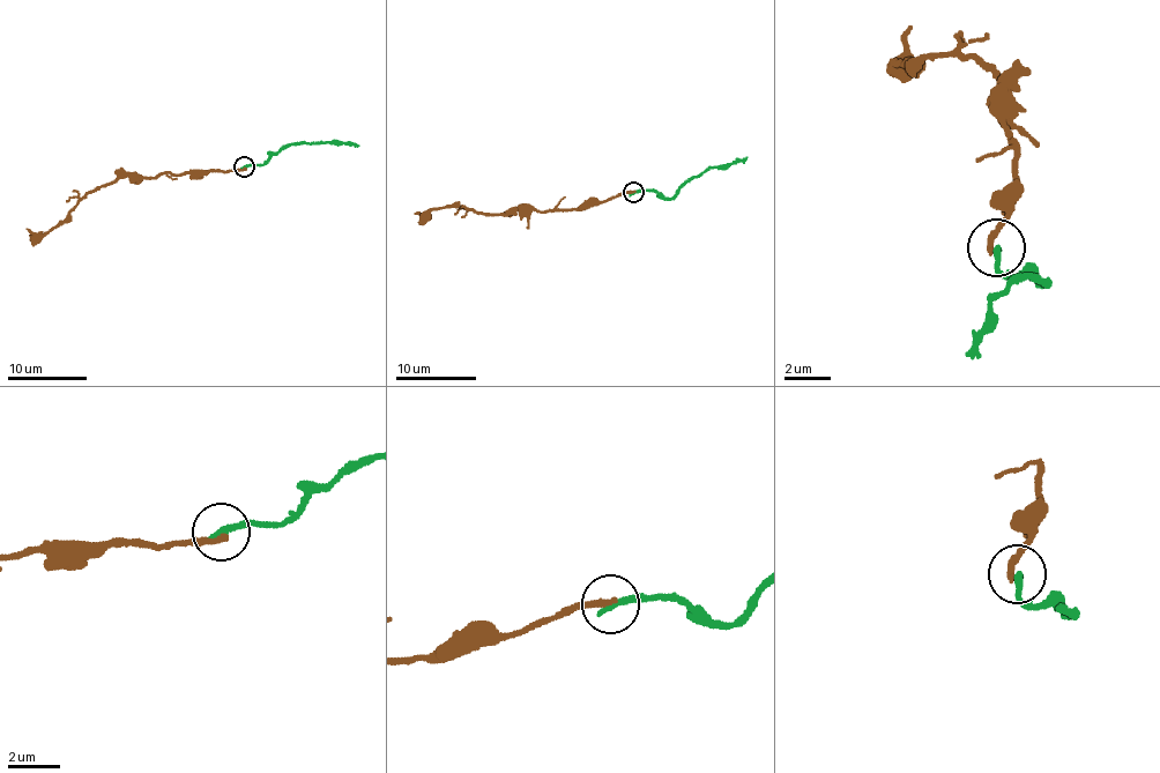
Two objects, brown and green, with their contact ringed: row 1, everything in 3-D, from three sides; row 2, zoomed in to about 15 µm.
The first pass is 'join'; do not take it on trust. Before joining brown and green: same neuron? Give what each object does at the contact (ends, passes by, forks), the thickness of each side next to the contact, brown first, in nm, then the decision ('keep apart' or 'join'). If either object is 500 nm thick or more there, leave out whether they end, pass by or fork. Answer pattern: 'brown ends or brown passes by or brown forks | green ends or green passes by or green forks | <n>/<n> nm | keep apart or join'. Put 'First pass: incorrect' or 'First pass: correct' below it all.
brown ends | green ends | 240/260 nm | keep apart
First pass: incorrect

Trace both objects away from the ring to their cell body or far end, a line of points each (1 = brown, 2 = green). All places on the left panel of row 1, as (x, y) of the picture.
1: (244, 166), (180, 175), (119, 176), (80, 197), (57, 224), (41, 233), (28, 235)
2: (244, 166), (265, 164), (283, 147), (291, 145), (340, 142), (358, 146)

